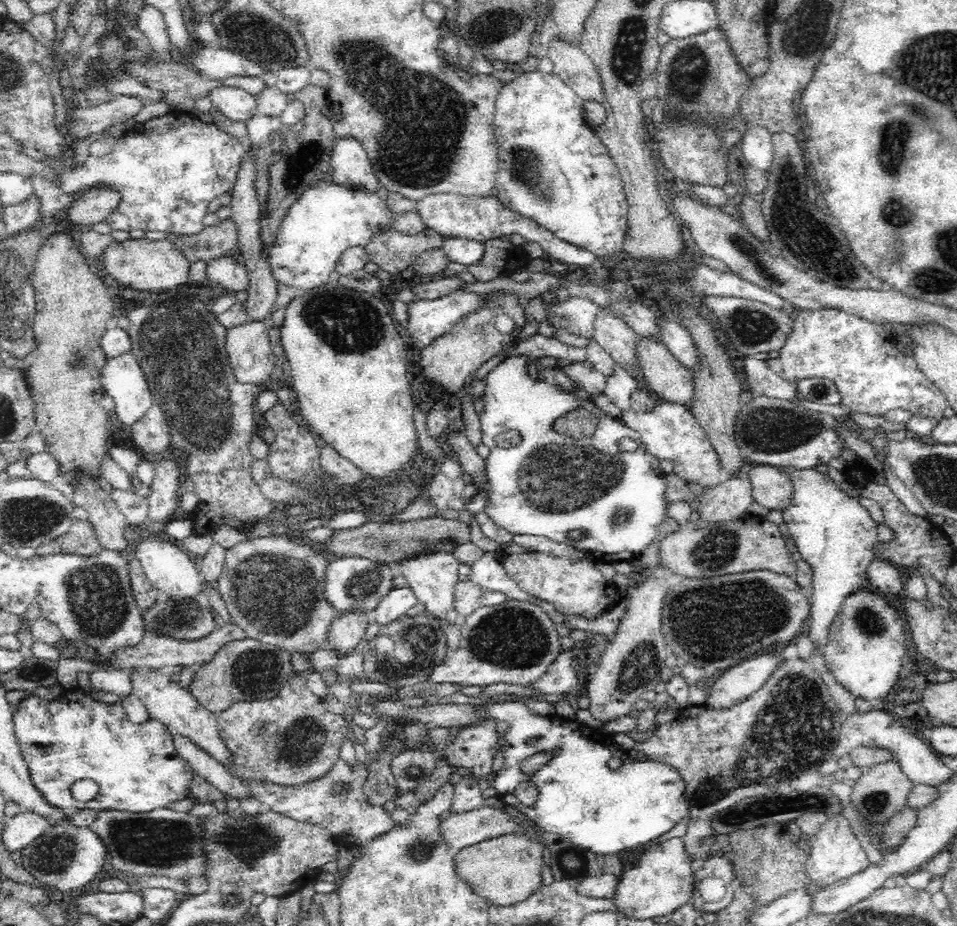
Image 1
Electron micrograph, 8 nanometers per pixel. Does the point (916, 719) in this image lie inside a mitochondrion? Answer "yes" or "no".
no

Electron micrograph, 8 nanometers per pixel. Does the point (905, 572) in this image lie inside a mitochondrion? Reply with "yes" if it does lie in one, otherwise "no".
no

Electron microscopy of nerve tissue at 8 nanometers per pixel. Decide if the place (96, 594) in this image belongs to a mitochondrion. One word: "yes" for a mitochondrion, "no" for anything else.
yes

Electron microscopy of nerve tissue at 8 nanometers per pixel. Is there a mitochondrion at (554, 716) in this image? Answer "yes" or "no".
no

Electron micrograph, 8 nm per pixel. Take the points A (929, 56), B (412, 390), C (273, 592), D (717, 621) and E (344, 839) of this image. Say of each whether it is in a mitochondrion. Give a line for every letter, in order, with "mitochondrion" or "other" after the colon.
A: mitochondrion
B: other
C: mitochondrion
D: mitochondrion
E: other

